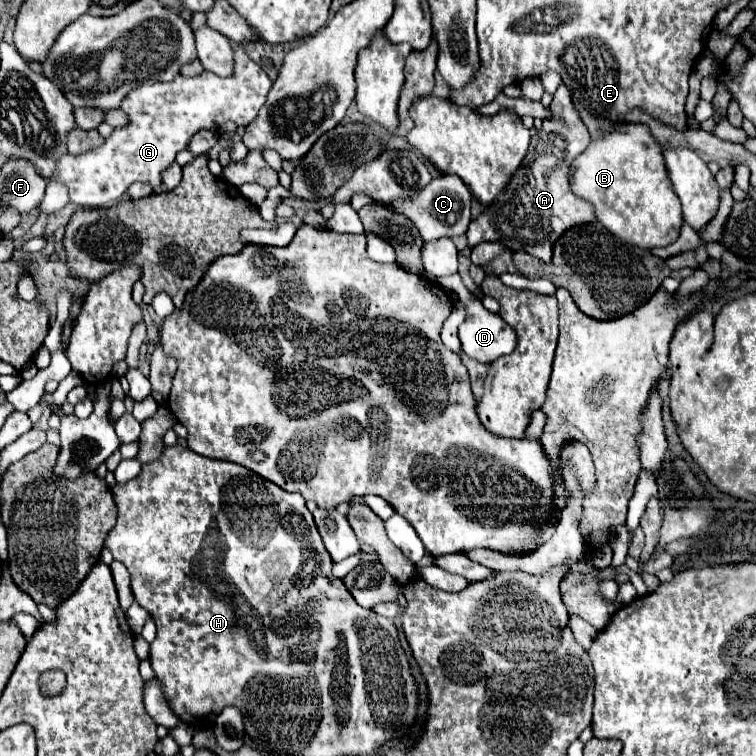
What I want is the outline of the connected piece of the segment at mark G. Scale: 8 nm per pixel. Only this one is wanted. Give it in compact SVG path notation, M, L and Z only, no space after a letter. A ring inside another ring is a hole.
M247 42L235 44L235 68L229 78L203 72L187 78L175 76L171 82L141 84L125 96L121 110L127 114L127 124L113 128L111 136L101 146L87 150L81 156L63 154L55 162L55 172L47 182L61 182L69 190L69 200L81 208L107 208L123 198L133 182L149 184L159 190L161 174L175 162L179 150L187 150L193 134L199 130L219 130L227 122L247 126L271 90L273 82L262 68L245 52Z

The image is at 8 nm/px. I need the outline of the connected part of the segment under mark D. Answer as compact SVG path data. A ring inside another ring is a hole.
M459 273L437 278L437 282L443 288L453 289L453 291L457 292L457 294L459 294L459 300L465 304L467 318L465 318L465 322L459 326L459 340L461 340L463 352L465 352L469 358L479 360L479 362L483 362L483 364L491 364L491 362L497 360L499 356L513 352L513 348L515 348L515 344L517 344L517 336L515 336L513 328L507 326L497 314L491 314L491 312L481 304L479 298L473 298L473 296L471 296L471 292L464 286Z

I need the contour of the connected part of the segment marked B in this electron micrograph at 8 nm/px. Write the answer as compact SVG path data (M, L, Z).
M625 122L605 138L593 140L571 164L571 190L591 202L597 220L625 244L651 250L669 246L679 238L681 202L667 178L661 144L643 124Z

